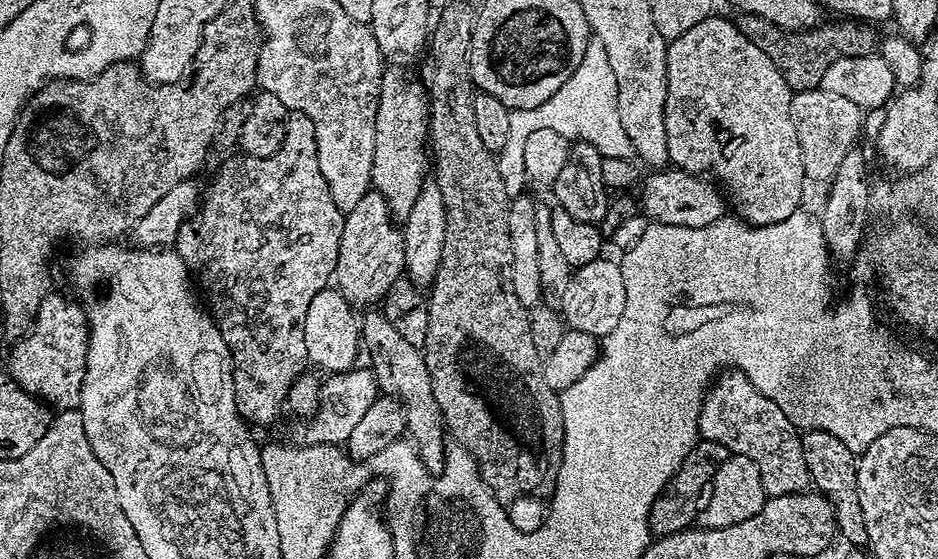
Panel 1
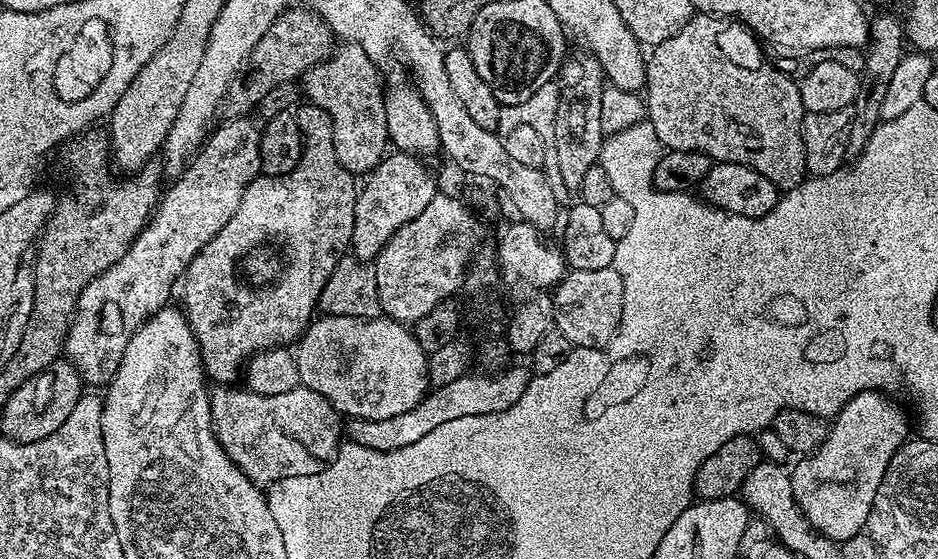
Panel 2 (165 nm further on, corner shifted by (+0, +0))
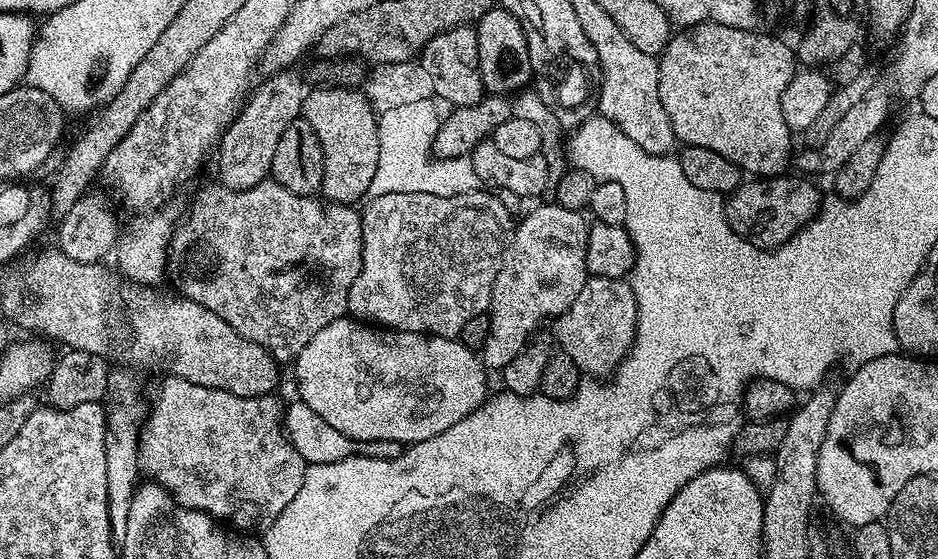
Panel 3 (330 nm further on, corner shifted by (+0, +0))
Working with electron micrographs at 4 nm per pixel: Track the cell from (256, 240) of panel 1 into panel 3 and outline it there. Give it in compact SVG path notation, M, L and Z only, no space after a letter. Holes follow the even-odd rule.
M317 88L304 93L302 119L310 122L318 134L324 155L324 177L320 192L325 201L333 204L355 205L355 200L367 197L370 182L378 165L378 113L355 88Z

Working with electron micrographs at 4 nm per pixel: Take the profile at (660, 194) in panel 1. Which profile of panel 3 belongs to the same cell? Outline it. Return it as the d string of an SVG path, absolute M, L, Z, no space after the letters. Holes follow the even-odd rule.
M752 178L741 183L735 192L724 200L724 213L728 224L744 240L758 248L777 248L793 236L798 229L806 226L820 211L822 195L811 184L811 179L800 178L795 184L785 178Z

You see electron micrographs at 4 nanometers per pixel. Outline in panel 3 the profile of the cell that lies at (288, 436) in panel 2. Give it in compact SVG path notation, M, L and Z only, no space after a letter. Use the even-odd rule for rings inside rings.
M171 374L165 377L140 430L139 467L143 475L162 485L180 507L206 512L241 533L252 534L248 532L254 531L259 524L271 524L286 506L290 506L294 494L298 494L306 471L298 450L294 450L284 435L284 408L275 400L277 397L272 394L238 397L224 390L195 385L182 377Z

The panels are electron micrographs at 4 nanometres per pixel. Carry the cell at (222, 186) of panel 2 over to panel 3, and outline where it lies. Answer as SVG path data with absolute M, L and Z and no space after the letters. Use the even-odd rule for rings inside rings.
M285 70L275 72L262 80L264 81L257 88L255 85L251 89L246 103L231 117L228 127L218 141L218 180L234 191L253 188L269 179L278 138L282 138L282 130L286 130L286 126L290 126L290 122L301 115L304 106L306 80L301 73L299 76L296 70Z

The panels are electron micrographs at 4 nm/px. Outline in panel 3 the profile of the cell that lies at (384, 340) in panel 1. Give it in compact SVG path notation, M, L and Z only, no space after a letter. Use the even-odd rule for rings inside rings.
M271 178L242 191L213 182L197 194L186 220L175 227L167 263L176 271L181 297L208 307L242 338L264 347L277 362L292 362L322 326L348 312L350 286L362 266L360 218L355 207L299 196Z

